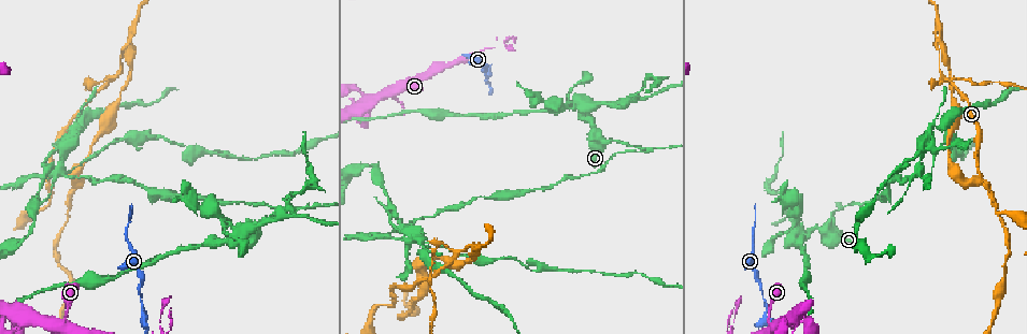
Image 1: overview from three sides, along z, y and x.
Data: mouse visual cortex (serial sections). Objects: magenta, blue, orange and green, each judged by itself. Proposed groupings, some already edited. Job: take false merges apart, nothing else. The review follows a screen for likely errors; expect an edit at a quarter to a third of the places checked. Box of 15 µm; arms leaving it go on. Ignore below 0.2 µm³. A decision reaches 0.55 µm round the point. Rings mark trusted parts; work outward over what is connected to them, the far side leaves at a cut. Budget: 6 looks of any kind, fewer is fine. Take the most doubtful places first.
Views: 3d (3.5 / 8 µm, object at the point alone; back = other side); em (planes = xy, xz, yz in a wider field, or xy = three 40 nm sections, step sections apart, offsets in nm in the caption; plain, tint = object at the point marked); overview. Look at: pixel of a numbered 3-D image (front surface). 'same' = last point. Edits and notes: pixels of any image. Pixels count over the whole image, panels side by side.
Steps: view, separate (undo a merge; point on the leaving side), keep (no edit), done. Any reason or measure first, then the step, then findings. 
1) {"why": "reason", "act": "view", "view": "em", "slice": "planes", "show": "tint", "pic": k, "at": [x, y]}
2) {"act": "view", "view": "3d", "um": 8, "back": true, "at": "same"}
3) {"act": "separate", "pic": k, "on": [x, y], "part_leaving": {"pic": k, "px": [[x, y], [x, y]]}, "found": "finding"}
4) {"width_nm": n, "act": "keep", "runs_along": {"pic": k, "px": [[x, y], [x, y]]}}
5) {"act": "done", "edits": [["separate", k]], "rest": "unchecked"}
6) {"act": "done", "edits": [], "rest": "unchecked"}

{"why": "four or more arms meet", "act": "view", "view": "3d", "um": 3.5, "pic": 1, "at": [587, 105]}

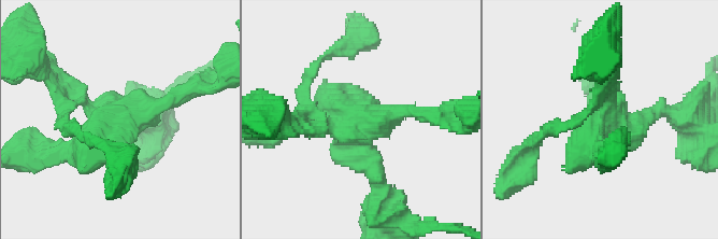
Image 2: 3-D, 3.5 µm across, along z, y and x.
{"act": "view", "view": "em", "slice": "xy", "step": 2, "show": "tint", "pic": 2, "at": [116, 119]}

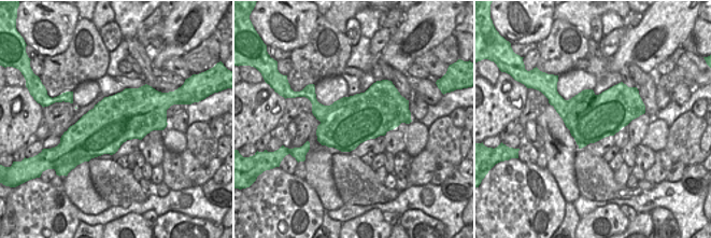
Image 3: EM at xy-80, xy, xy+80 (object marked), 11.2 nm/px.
{"width_nm": 550, "act": "separate", "pic": 2, "on": [391, 110], "found": "a second cell is stuck on"}

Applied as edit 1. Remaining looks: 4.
{"act": "view", "view": "overview"}

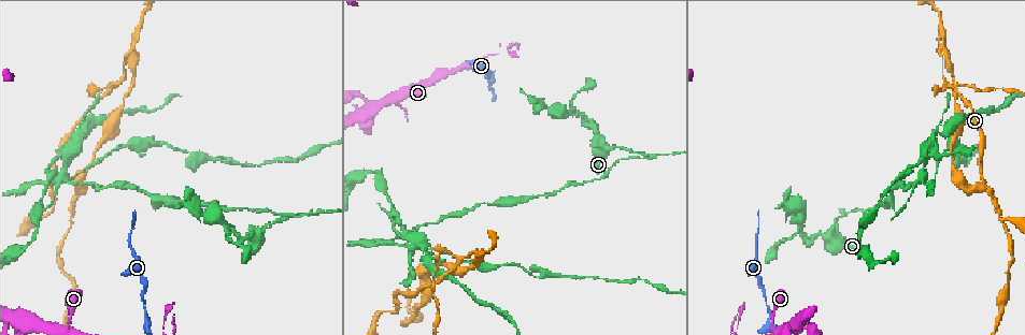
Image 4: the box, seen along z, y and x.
{"why": "sharp bend", "act": "view", "view": "3d", "um": 3.5, "pic": 4, "at": [638, 154]}

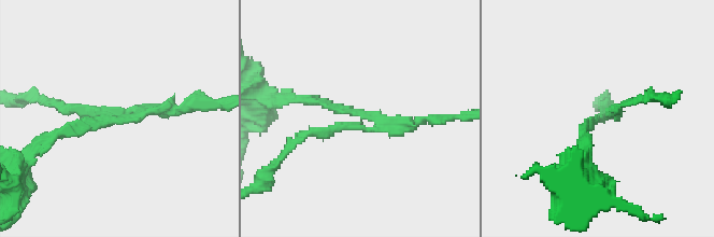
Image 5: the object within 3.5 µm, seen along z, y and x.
{"act": "view", "view": "em", "slice": "xy", "step": 5, "show": "tint", "pic": 5, "at": [600, 117]}

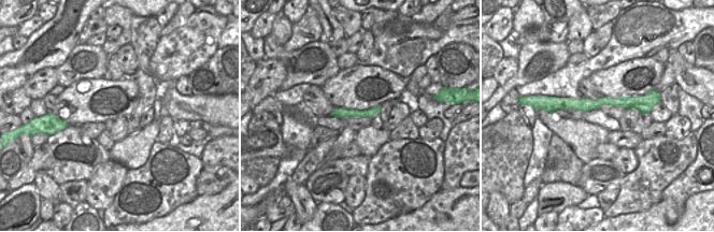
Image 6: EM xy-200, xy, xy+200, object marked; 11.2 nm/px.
{"why": "another direction", "act": "view", "view": "em", "slice": "xy", "step": 2, "show": "tint", "at": "same"}

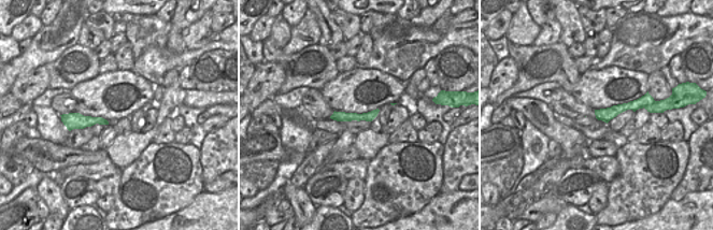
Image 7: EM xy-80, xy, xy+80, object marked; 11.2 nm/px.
{"arm_widths_nm": [150, 150, 150], "act": "separate", "pic": 5, "on": [327, 133], "found": "a second cell is stuck on"}

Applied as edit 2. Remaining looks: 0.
{"act": "done", "edits": [["separate", 2], ["separate", 5]], "rest": "unchecked"}

